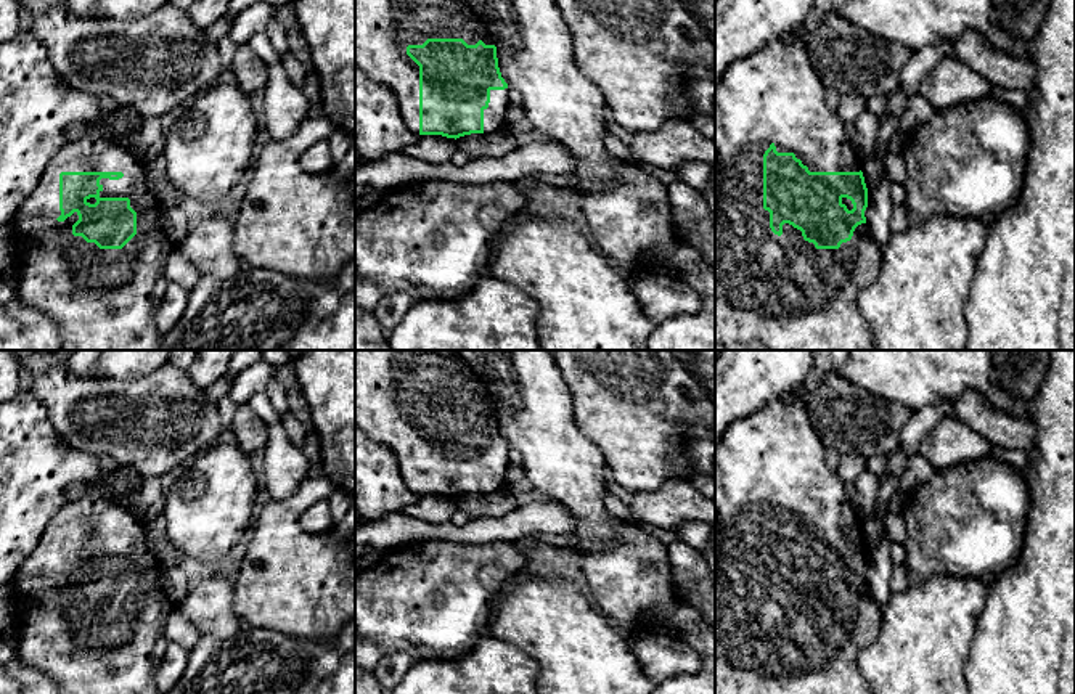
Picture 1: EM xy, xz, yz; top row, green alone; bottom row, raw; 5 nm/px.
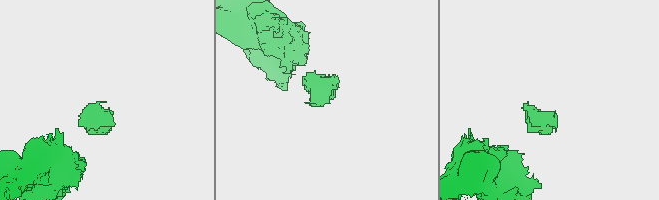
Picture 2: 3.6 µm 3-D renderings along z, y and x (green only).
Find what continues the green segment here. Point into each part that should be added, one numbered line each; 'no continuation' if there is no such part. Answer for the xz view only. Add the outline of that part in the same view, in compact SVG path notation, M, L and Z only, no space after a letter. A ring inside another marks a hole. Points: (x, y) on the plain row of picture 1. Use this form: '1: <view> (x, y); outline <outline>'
1: xz (386, 381); outline M355 350L355 423L373 442L387 447L397 458L405 485L419 495L419 426L407 414L408 405L427 398L463 398L468 405L493 398L472 368L455 350Z

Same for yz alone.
1: yz (765, 643); outline M789 392L731 423L715 447L715 694L873 694L856 657L877 639L882 607L873 599L868 582L839 609L816 609L789 583L783 585L781 596L775 594L770 572L763 569L763 514L771 503L778 512L794 512L810 532L861 530L845 482L826 463L826 448L810 423L807 403L791 398Z

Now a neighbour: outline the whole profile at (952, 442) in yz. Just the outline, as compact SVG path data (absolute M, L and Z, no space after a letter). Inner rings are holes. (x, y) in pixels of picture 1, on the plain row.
M948 414L921 440L918 453L935 469L946 471L991 453L991 445L963 419Z

